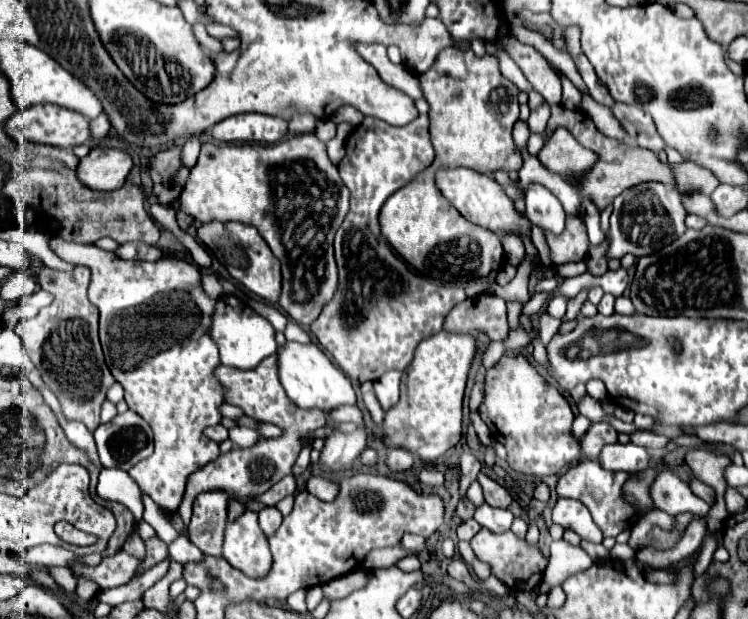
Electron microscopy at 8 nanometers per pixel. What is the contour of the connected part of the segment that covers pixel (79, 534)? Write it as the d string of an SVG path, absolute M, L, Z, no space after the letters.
M60 521L56 523L56 535L66 541L66 543L72 543L72 545L94 545L98 541L96 535L92 533L84 533L80 529L76 529L74 525L66 523L66 521Z

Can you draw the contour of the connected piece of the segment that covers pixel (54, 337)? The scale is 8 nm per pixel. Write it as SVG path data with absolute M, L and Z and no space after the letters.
M43 264L38 269L38 283L44 291L54 295L54 301L36 317L20 321L14 331L20 335L44 383L58 397L64 417L68 421L82 421L88 431L94 433L100 425L100 407L106 401L106 391L116 379L104 363L98 341L98 309L86 297L90 269L76 265L72 271L64 273Z

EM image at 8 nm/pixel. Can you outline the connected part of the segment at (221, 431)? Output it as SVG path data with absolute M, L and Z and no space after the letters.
M218 423L218 425L212 425L212 427L206 427L206 429L204 429L204 435L210 437L210 439L214 439L216 443L228 439L228 431L226 431L226 427L220 425L220 423Z

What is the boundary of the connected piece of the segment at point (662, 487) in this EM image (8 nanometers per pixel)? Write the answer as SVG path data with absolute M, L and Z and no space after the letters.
M660 471L650 491L656 509L662 509L672 515L692 513L696 517L704 517L710 511L710 505L696 497L690 487L672 471Z

